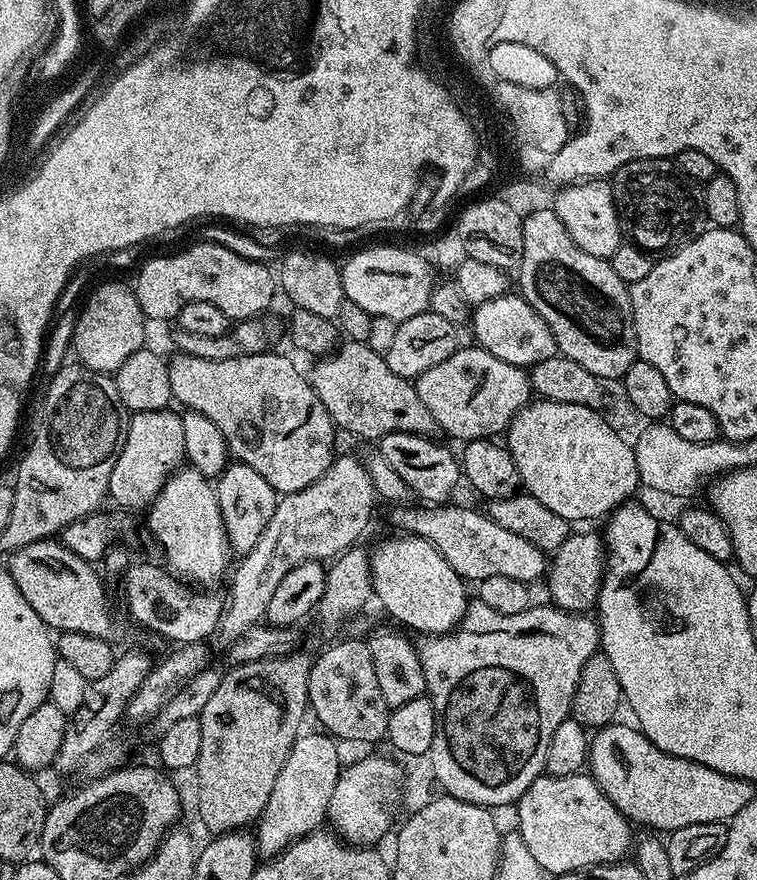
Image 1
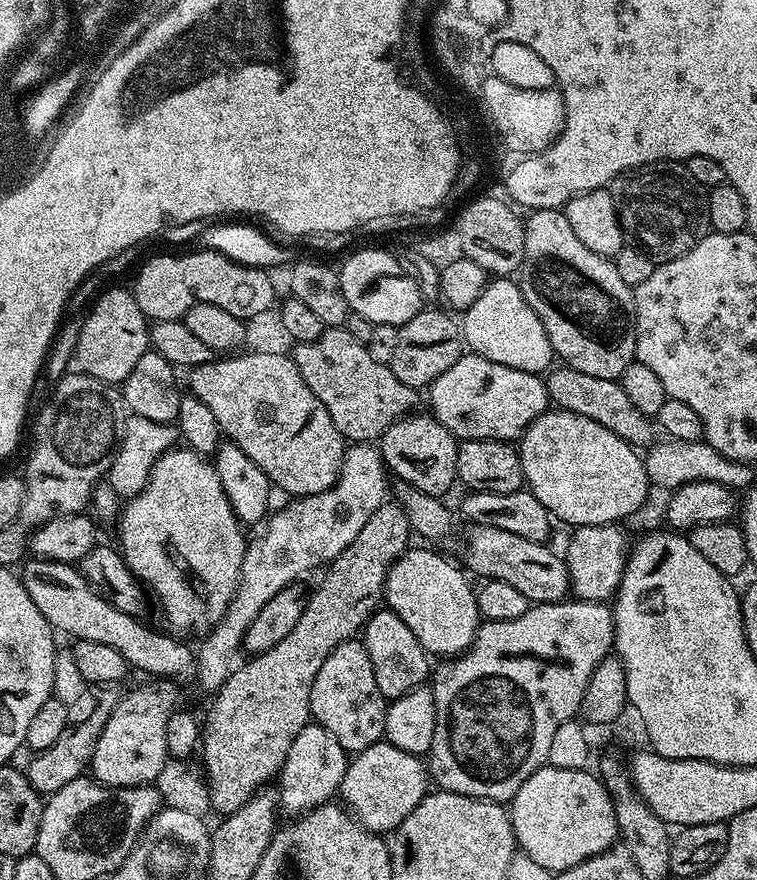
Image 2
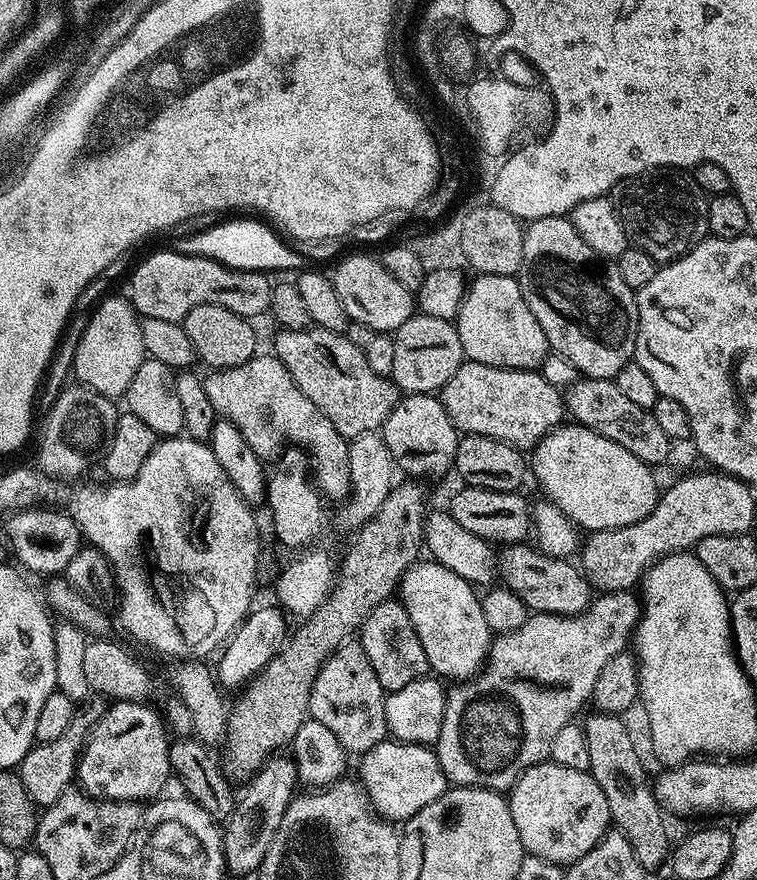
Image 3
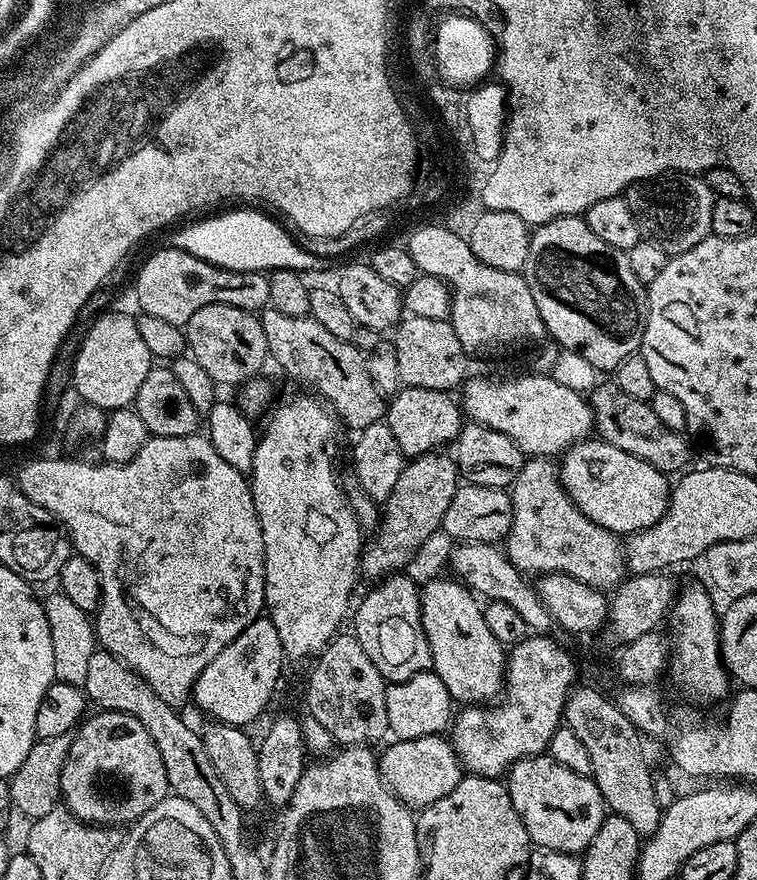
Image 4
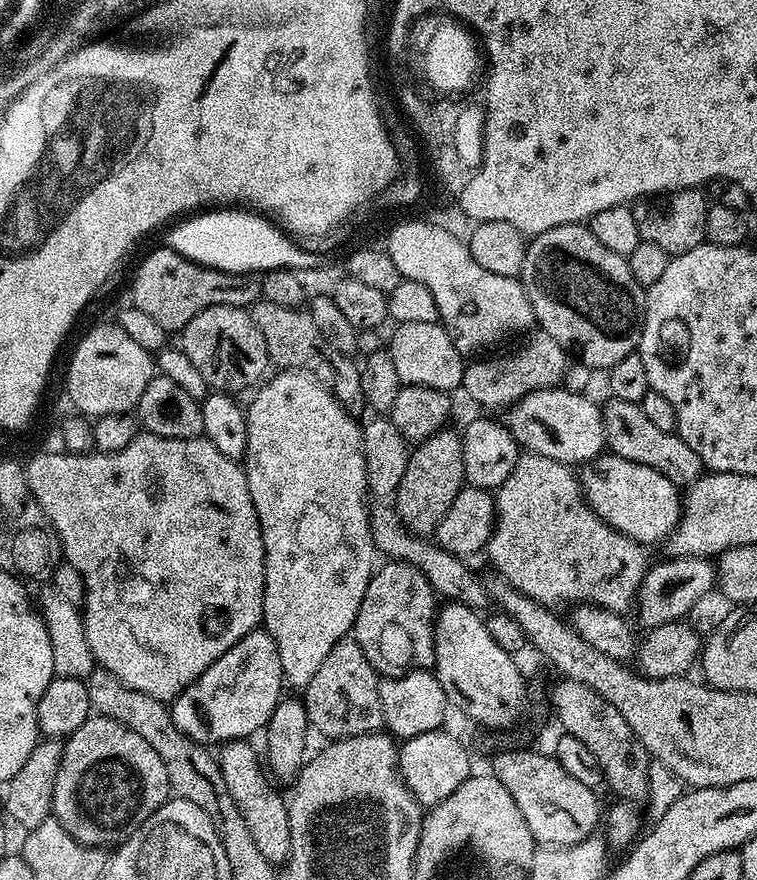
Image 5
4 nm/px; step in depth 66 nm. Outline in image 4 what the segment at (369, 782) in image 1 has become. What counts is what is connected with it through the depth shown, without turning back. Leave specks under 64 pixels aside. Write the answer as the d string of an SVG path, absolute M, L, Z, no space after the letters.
M443 735L414 738L413 740L393 739L392 745L383 753L379 753L380 777L388 789L403 804L413 810L419 810L438 802L438 798L446 798L454 786L462 779L462 765L452 747L451 739Z

